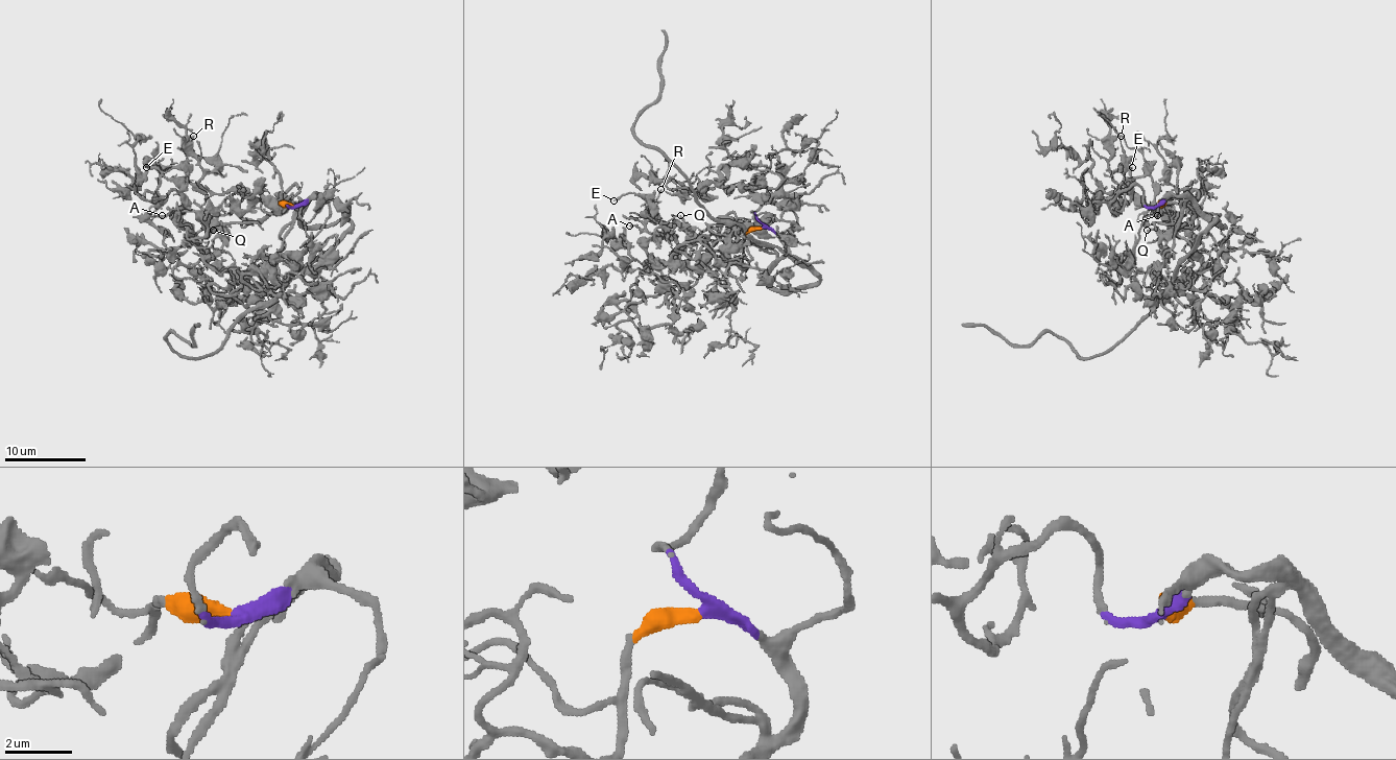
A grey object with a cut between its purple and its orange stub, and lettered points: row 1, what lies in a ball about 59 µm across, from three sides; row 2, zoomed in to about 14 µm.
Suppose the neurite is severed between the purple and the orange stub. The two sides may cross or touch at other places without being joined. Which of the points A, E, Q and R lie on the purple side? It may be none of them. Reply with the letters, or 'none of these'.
none of these

